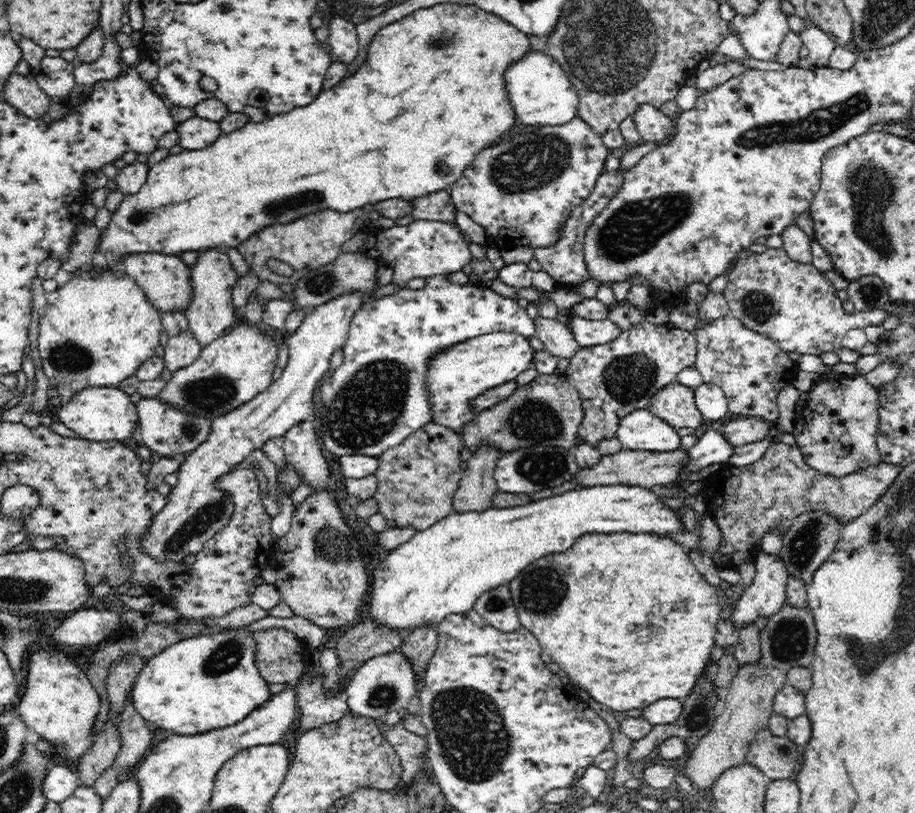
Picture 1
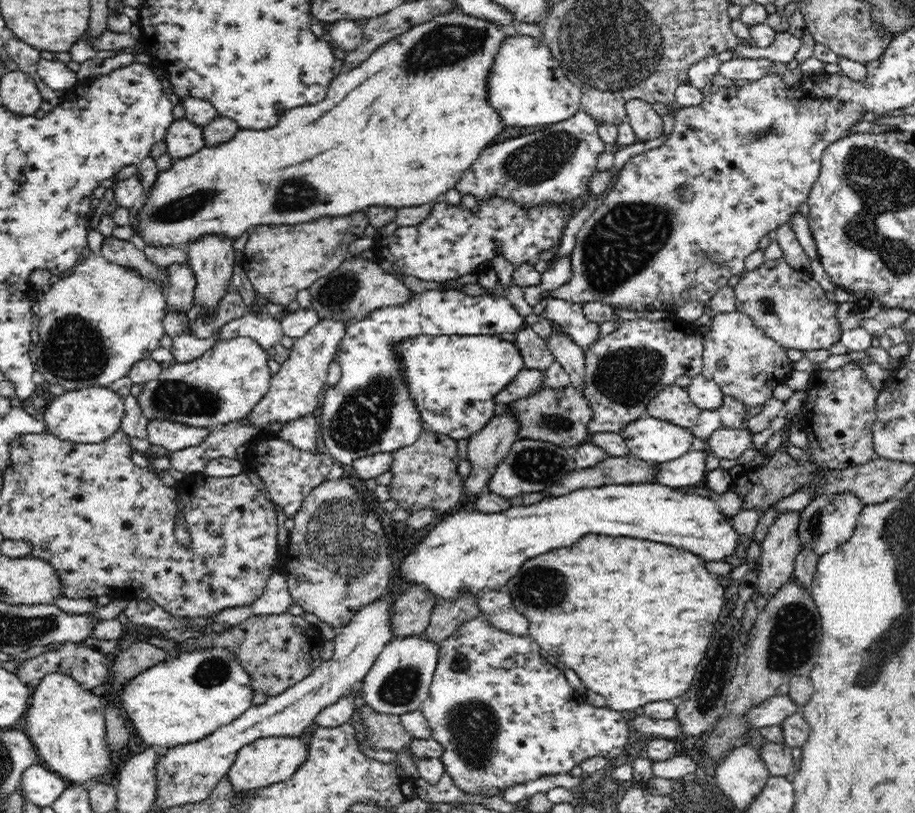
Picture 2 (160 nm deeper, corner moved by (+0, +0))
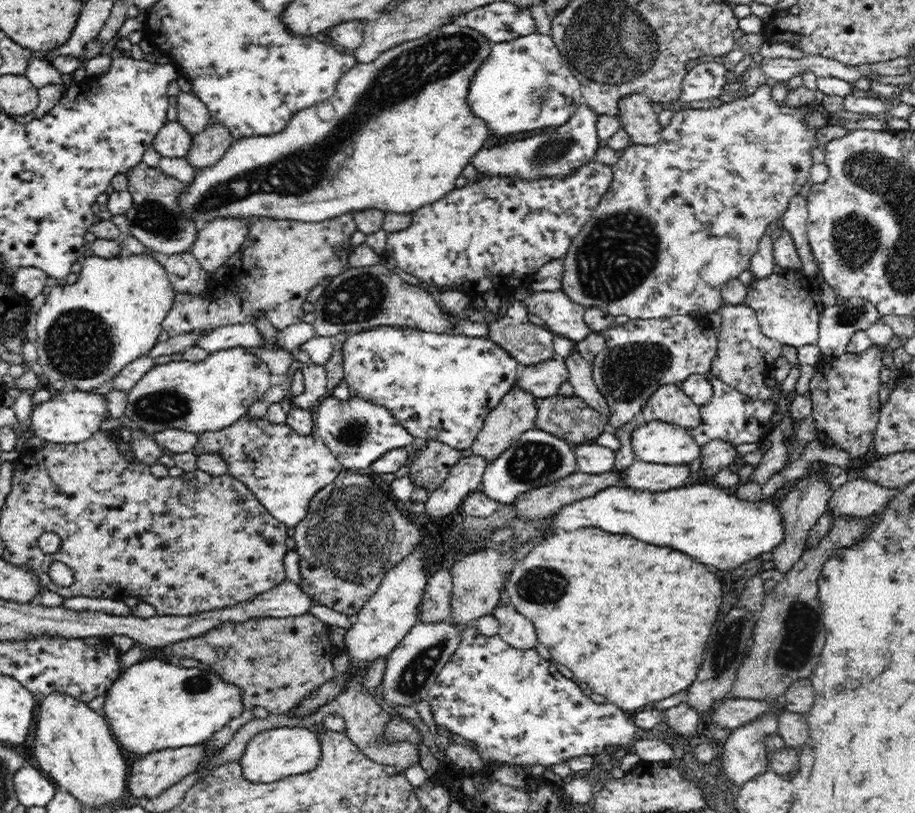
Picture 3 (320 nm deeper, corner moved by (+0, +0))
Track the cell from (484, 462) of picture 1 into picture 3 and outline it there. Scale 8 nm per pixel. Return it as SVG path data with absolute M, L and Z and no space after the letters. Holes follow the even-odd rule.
M510 389L503 397L499 406L492 410L485 418L482 430L478 432L471 449L474 455L482 456L488 464L499 454L502 454L524 432L534 429L537 418L537 398L524 389Z

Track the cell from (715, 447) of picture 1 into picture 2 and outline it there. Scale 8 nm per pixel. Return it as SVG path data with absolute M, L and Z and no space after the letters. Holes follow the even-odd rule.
M688 450L680 458L659 463L660 476L657 484L674 489L685 490L693 488L698 482L704 480L706 470L706 453Z

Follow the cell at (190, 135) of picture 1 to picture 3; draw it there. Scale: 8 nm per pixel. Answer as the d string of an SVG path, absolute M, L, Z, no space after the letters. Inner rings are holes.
M168 121L152 142L152 148L164 158L182 158L190 151L193 135L190 134L178 121Z

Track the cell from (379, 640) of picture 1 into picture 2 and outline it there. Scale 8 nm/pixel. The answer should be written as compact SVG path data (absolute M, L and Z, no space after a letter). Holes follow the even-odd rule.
M412 586L394 598L389 618L394 639L422 636L438 603L428 589L420 586Z

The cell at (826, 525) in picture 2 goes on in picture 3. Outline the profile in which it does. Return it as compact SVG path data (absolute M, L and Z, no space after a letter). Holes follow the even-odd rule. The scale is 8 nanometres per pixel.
M853 480L841 486L830 496L826 511L830 511L834 518L872 516L884 509L894 491L885 489L874 482Z

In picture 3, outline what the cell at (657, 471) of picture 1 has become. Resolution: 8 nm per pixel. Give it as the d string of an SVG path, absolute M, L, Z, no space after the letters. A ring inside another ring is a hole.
M610 468L603 474L585 474L578 471L547 486L526 491L517 499L514 499L512 503L515 508L515 517L544 518L546 514L552 514L553 511L558 511L562 506L568 506L569 503L576 502L577 499L588 498L608 489L610 486L619 486L620 482L624 482L624 472L622 470L616 472L616 470Z

